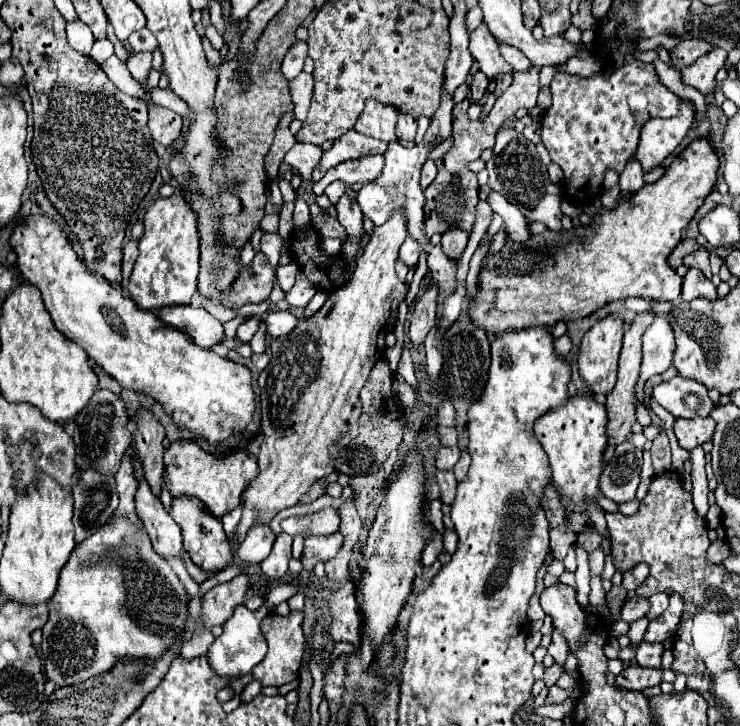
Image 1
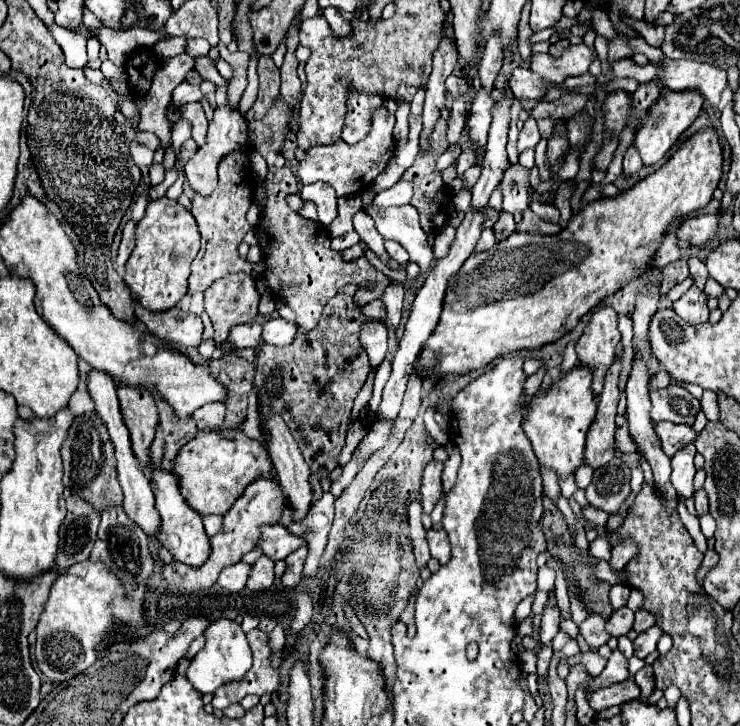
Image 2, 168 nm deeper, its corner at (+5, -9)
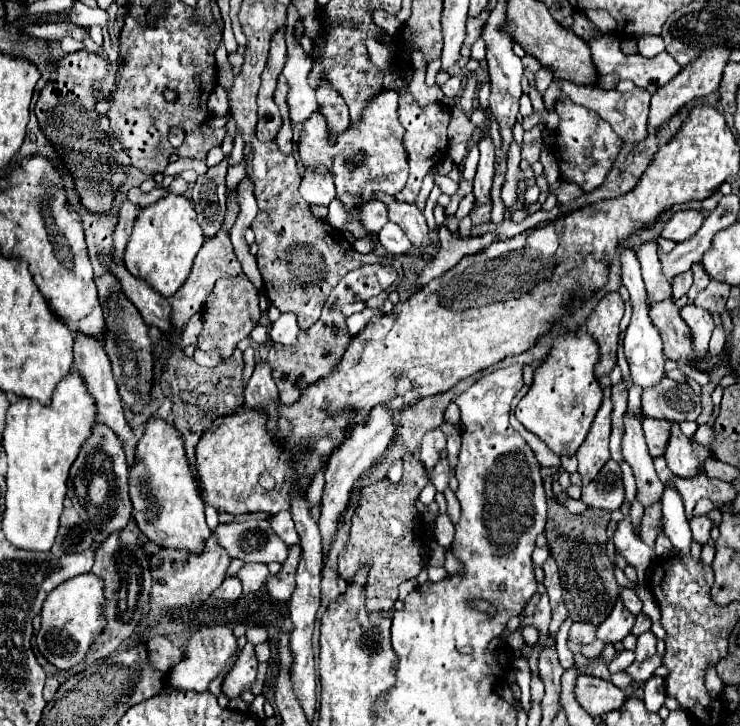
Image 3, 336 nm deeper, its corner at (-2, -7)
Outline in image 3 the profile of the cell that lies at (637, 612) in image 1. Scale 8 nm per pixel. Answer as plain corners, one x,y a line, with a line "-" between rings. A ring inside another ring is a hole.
621,600
615,604
613,612
609,614
609,618
597,628
597,638
607,642
607,644
613,644
613,642
619,642
623,640
631,628
635,624
635,614
631,614
623,604

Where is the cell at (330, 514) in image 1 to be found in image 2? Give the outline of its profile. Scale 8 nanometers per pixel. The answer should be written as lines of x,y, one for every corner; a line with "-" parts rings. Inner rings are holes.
272,524
272,526
264,526
260,528
260,540
256,542
256,546
262,548
264,556
276,560
284,560
290,552
294,552
300,546
306,546
306,542
300,536
292,536
284,526
280,524

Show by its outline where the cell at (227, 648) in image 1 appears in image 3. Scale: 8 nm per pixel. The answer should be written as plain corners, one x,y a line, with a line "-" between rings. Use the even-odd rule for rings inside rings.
217,624
215,626
201,627
199,632
195,632
189,638
187,644
187,658
183,658
173,670
171,670
171,686
181,688
181,690
195,690
195,692
207,692
209,684
225,670
225,666
239,656
239,646
237,646
237,636
233,634
230,626

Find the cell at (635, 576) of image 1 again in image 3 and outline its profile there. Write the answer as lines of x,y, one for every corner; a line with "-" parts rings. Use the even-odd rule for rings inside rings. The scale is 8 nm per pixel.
621,588
621,600
623,600
623,606
629,610
629,612
633,612
633,614
639,614
641,612
641,600
637,598
637,594
635,594
635,590
631,590
631,588

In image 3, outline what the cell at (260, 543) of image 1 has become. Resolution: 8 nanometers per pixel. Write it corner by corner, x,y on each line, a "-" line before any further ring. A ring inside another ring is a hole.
229,576
223,580
223,584
215,590
215,598
223,598
223,600
237,600
241,596
243,588
241,588
241,580
237,576

